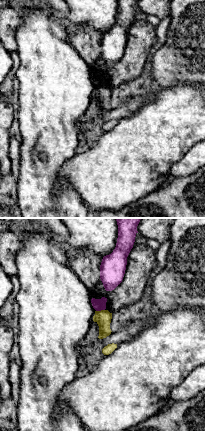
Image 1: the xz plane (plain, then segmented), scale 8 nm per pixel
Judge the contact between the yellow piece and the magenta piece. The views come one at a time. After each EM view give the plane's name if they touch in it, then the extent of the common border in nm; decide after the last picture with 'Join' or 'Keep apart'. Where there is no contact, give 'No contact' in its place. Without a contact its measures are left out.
Touches yellow in xz. Shared border 70 nm

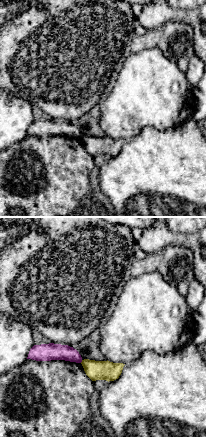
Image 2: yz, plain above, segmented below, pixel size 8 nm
Touches yellow in yz. Shared border 30 nm

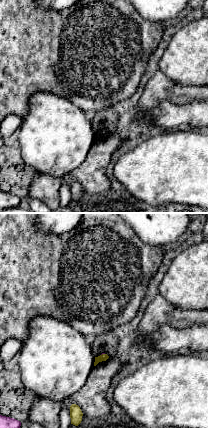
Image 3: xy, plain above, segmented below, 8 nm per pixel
Touches yellow in xy. Shared border 40 nm

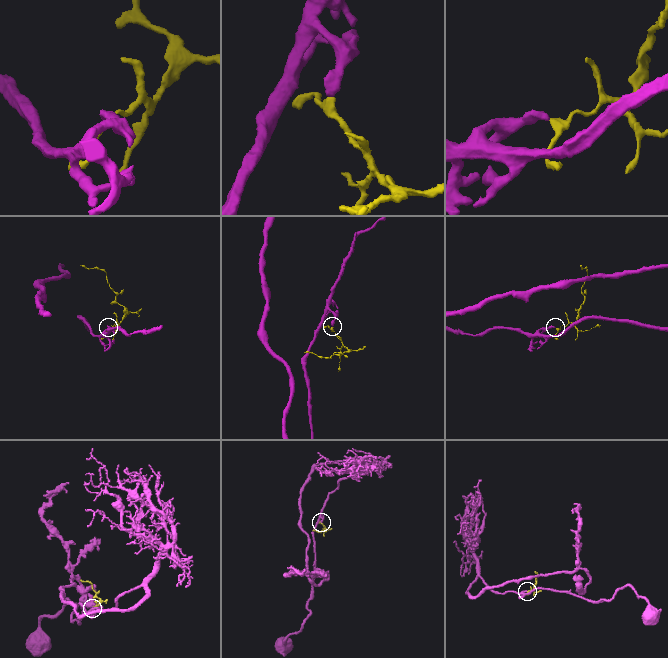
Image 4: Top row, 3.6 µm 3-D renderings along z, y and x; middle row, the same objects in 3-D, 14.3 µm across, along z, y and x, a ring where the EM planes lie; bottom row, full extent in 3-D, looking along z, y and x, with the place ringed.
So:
Keep apart

